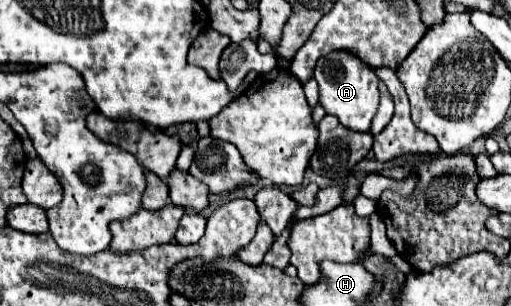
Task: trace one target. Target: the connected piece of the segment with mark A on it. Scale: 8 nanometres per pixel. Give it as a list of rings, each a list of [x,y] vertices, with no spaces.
[[[332,52],[326,58],[318,60],[314,78],[318,82],[320,102],[326,108],[326,114],[336,116],[344,128],[350,128],[354,132],[370,130],[370,122],[378,108],[378,82],[380,82],[370,66],[362,64],[362,60],[350,56],[348,52]]]

